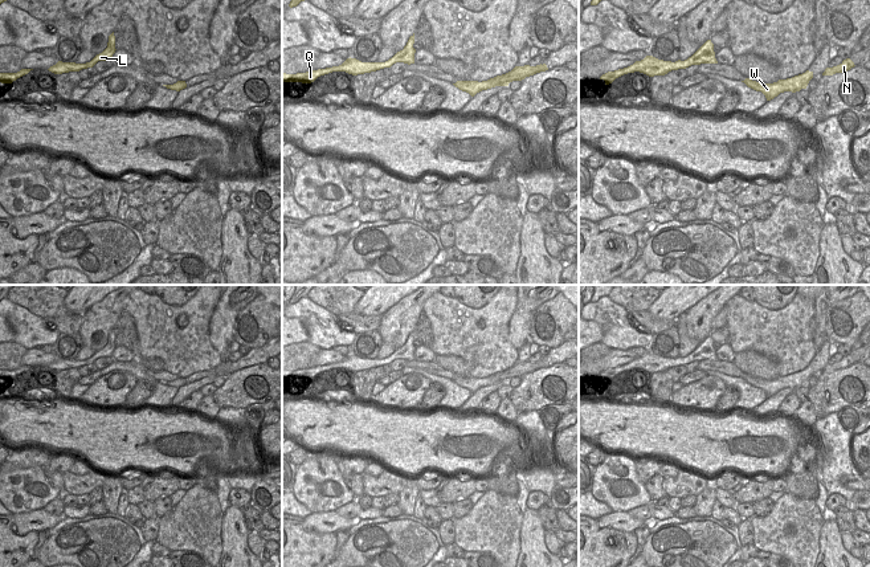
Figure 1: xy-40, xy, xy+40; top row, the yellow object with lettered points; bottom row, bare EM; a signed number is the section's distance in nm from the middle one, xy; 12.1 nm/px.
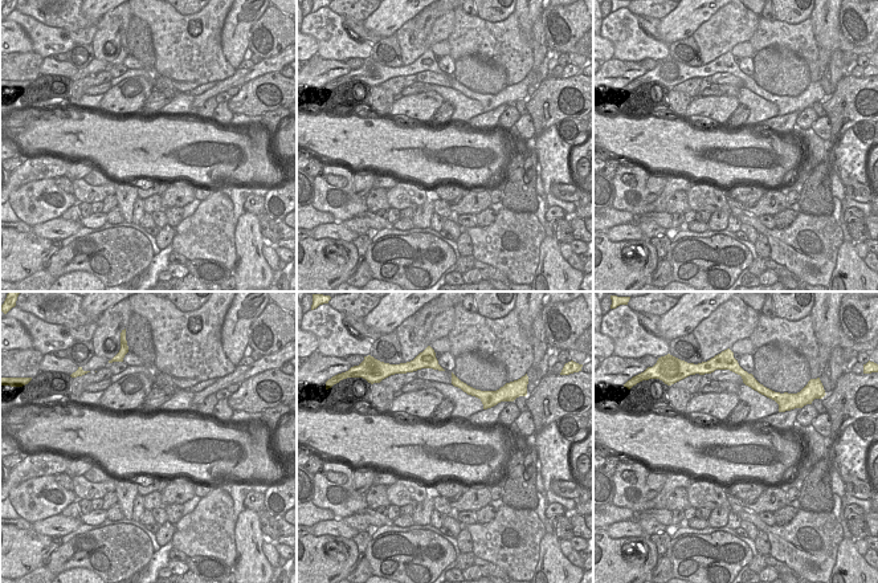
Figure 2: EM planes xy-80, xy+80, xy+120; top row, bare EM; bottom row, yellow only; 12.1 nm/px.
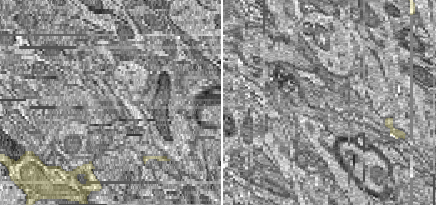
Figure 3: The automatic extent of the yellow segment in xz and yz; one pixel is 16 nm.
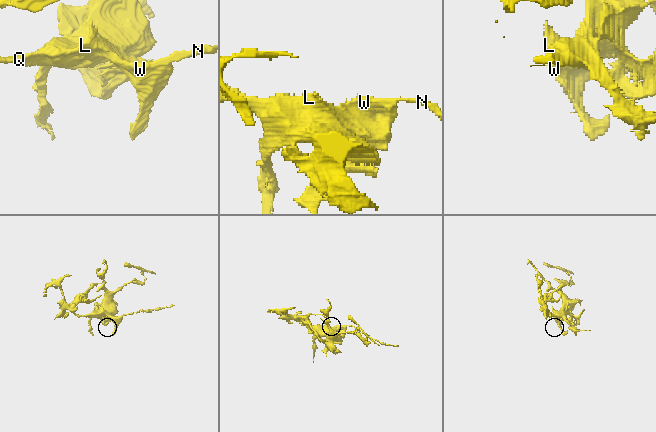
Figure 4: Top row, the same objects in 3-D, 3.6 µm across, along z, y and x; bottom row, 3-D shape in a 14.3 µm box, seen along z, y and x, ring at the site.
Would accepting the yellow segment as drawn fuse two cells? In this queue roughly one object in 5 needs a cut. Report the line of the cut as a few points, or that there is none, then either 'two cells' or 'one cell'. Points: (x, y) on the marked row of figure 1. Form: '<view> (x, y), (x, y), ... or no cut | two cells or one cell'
xy (511, 72), (510, 81) | two cells

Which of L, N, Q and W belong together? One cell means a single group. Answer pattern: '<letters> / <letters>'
L Q W / N

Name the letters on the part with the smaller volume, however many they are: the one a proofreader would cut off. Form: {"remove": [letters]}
{"remove": ["N"]}

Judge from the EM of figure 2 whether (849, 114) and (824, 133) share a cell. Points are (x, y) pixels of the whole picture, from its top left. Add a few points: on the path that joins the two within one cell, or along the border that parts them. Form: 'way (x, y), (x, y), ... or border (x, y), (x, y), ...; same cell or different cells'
border (827, 115), (830, 123), (830, 138), (828, 142); different cells

